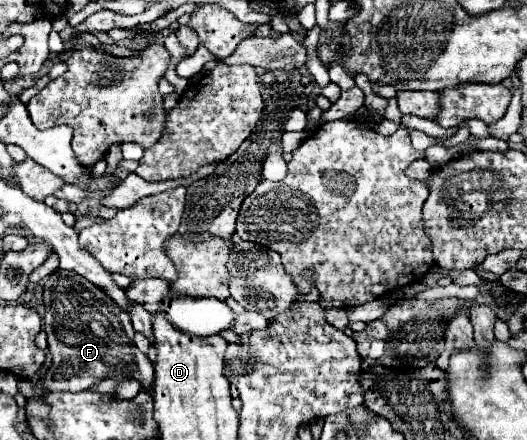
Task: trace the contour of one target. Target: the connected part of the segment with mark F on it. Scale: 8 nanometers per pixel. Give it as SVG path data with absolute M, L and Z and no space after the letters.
M58 269L54 271L44 285L44 331L48 335L48 351L52 353L52 367L48 369L46 377L44 377L44 385L42 391L52 393L52 391L86 391L92 389L94 385L98 385L102 379L110 377L116 381L128 381L128 379L136 379L140 385L150 385L154 379L154 371L152 371L152 363L150 359L134 345L134 327L130 321L130 315L126 311L122 311L112 299L108 299L108 295L96 287L94 283L90 283L88 279L84 279L82 275L74 273L74 271L64 271Z

